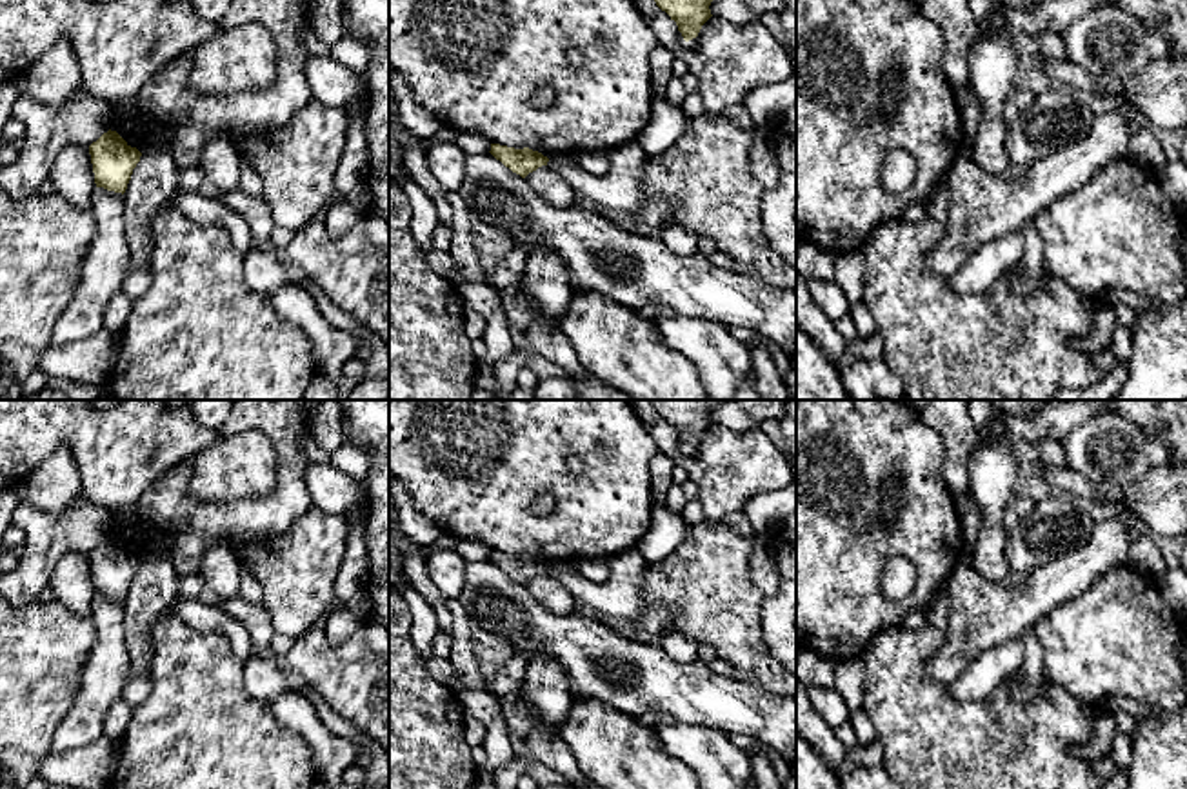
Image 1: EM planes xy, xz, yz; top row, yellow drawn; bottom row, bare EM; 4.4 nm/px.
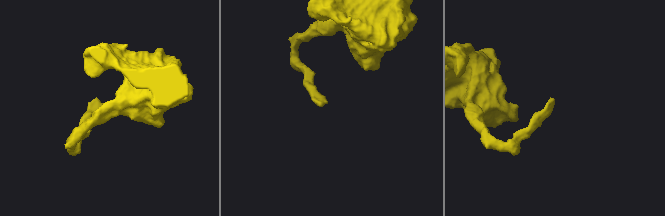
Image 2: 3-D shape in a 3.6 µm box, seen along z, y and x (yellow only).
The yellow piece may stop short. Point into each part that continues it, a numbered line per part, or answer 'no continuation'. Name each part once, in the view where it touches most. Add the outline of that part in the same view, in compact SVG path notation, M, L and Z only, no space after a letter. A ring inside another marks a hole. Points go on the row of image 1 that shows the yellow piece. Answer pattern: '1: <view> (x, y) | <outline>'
no continuation

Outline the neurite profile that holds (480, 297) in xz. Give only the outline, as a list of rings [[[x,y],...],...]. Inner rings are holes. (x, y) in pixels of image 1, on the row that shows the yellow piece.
[[[489,280],[458,284],[456,291],[464,302],[464,309],[473,311],[485,320],[485,333],[482,338],[487,351],[480,362],[493,367],[516,349],[511,338],[511,325],[502,305],[500,291],[493,287]]]

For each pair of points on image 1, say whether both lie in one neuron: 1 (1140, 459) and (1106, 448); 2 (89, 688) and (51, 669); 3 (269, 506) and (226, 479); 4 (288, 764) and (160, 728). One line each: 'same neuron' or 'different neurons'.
1: same neuron
2: different neurons
3: different neurons
4: same neuron

